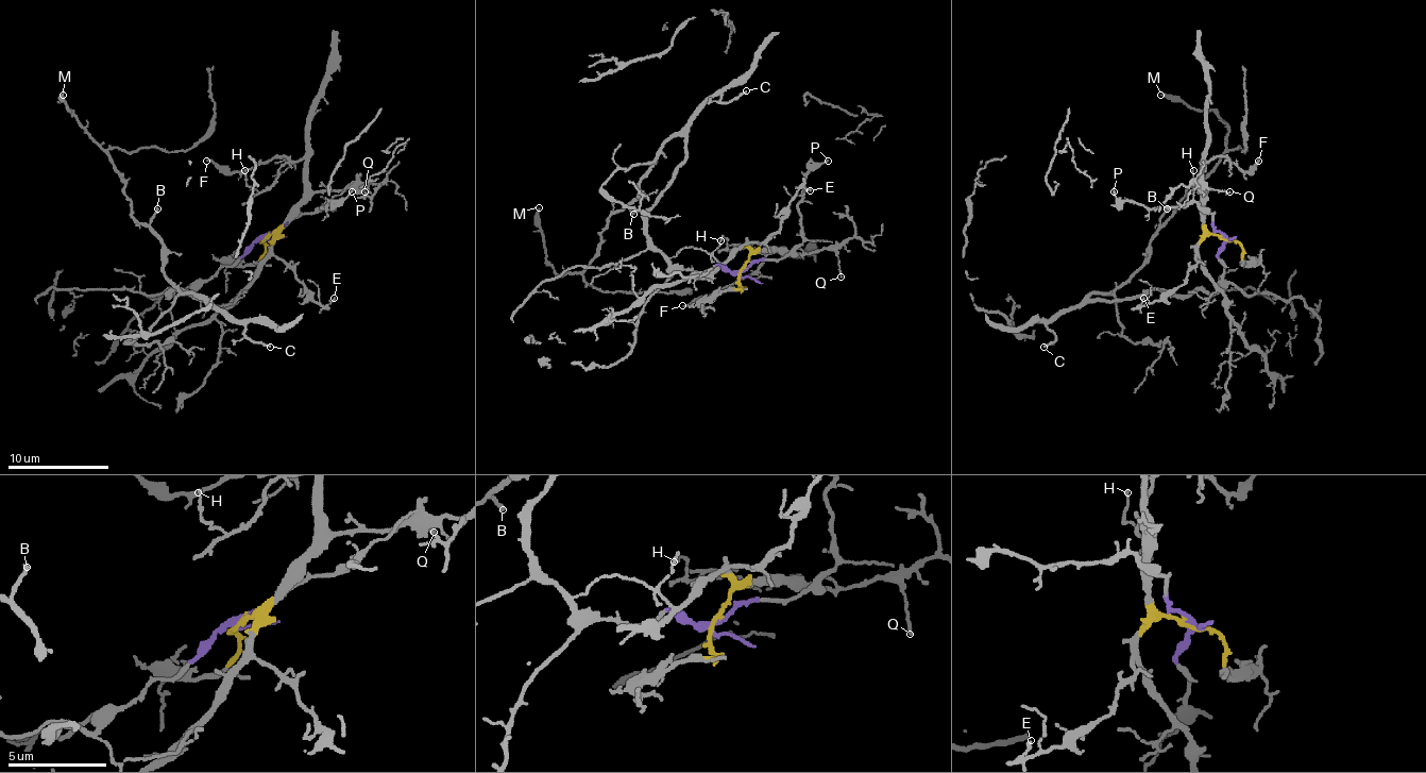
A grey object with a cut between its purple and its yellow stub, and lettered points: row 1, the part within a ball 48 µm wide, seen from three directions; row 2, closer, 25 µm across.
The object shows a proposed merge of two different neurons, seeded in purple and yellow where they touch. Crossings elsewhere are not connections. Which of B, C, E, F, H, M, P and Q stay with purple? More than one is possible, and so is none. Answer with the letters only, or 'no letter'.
B, C, M, P

